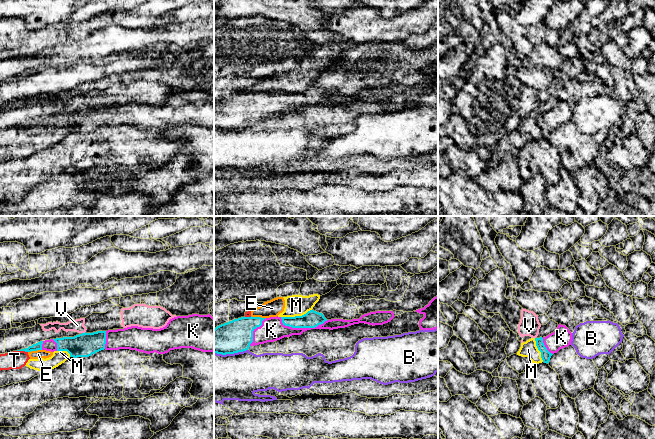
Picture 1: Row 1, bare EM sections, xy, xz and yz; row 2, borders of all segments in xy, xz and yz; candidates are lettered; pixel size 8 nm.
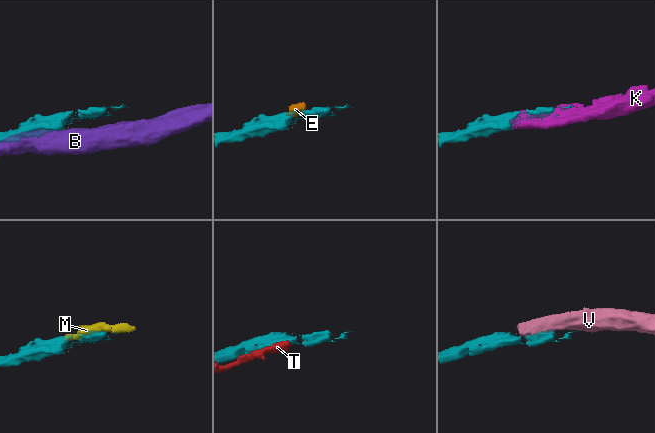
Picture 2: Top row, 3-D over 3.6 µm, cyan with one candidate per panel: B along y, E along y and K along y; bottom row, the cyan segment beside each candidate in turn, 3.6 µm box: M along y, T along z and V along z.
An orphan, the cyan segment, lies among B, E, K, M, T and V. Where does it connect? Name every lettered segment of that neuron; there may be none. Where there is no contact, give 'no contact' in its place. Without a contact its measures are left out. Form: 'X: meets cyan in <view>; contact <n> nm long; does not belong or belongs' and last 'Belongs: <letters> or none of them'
B: meets cyan in xz; contact 280 nm long; does not belong
E: meets cyan in xz; contact 120 nm long; does not belong
K: meets cyan in xz; contact 380 nm long; belongs
M: meets cyan in xz; contact 260 nm long; does not belong
T: meets cyan in xy; contact 90 nm long; does not belong
V: meets cyan in xy; contact 40 nm long; does not belong
Belongs: K

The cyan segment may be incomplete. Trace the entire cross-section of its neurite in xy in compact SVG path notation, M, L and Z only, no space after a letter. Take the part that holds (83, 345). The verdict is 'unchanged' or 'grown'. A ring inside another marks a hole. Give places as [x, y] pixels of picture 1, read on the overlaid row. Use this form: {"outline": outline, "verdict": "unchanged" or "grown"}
{"outline": "M210 314L177 316L160 329L131 326L117 330L85 332L74 337L40 341L17 351L67 351L70 357L77 358L89 357L104 349L165 354L180 348L213 352L214 318Z", "verdict": "grown"}

